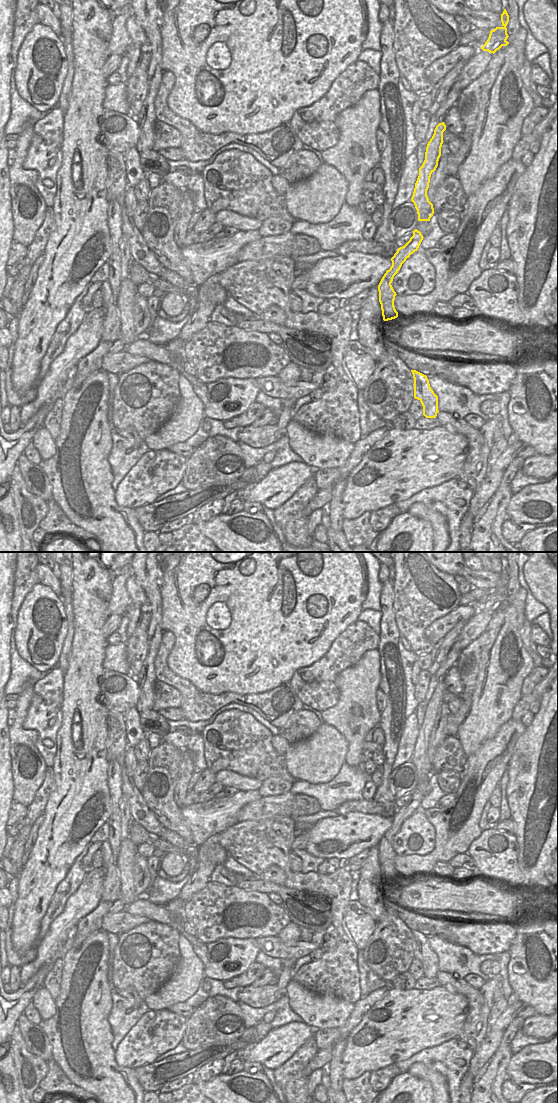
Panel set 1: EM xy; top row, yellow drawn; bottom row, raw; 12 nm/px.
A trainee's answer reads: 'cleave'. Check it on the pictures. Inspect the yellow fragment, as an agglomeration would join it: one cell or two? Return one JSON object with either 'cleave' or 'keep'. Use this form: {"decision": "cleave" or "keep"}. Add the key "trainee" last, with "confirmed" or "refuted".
{"decision": "keep", "trainee": "refuted"}

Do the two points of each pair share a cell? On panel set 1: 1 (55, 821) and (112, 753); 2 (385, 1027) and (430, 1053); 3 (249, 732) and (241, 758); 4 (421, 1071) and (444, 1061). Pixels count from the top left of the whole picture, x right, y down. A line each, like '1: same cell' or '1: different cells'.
1: different cells
2: different cells
3: same cell
4: different cells

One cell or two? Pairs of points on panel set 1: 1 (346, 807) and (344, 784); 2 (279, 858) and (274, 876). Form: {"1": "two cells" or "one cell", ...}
{"1": "two cells", "2": "two cells"}

